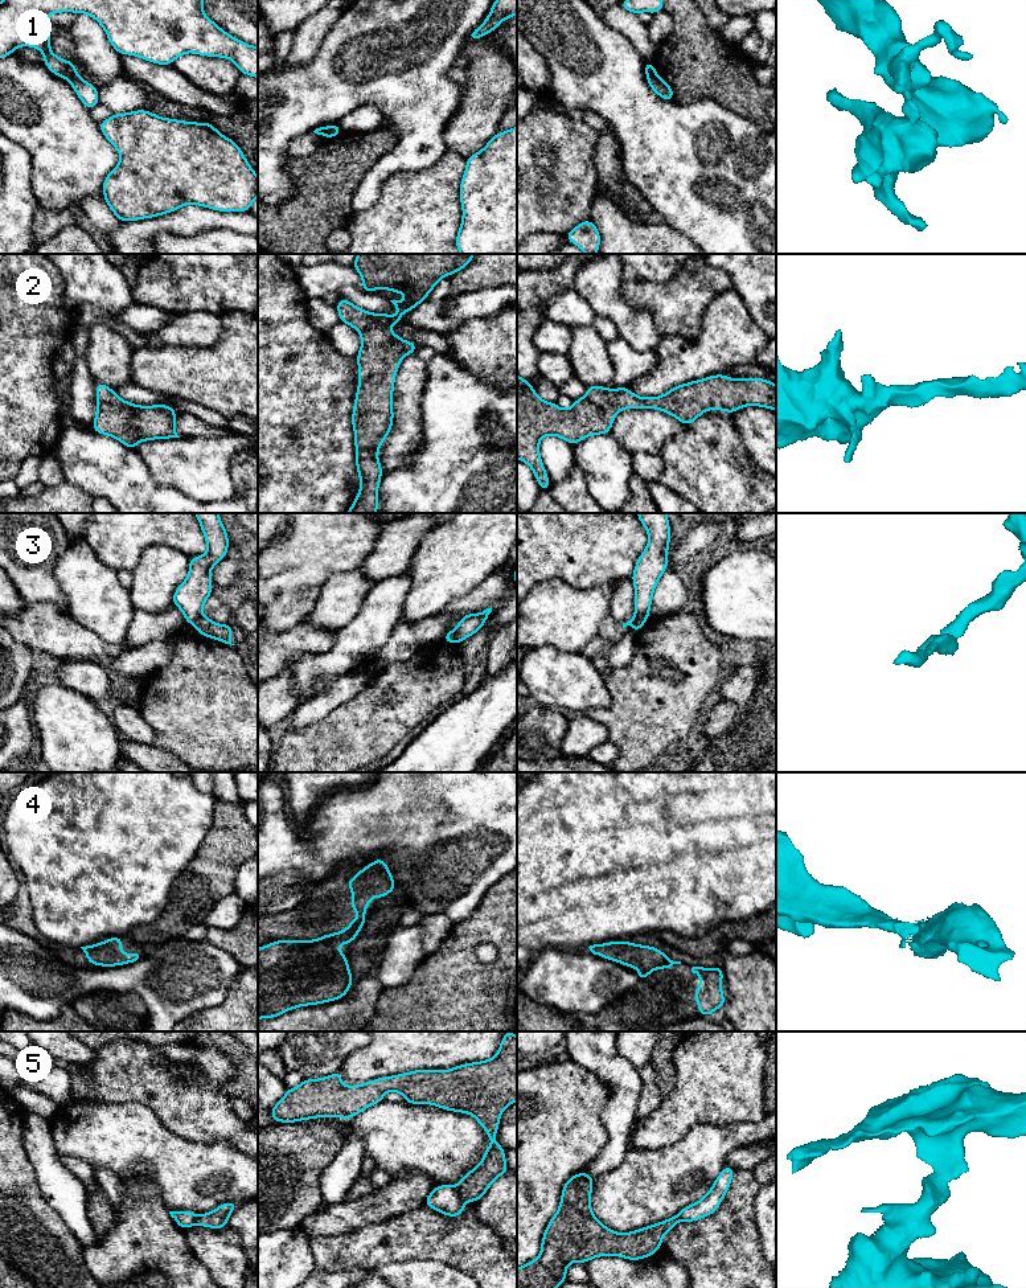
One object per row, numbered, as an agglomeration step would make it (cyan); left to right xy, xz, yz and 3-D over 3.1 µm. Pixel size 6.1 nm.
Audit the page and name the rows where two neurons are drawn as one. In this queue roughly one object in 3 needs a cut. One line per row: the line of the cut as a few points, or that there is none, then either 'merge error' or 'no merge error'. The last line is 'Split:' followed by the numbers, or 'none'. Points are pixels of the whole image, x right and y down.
1: cut in xy along (76, 72), (66, 78); merge error
2: no cut; no merge error
3: cut in xz along (454, 631), (459, 642); merge error
4: no cut; no merge error
5: cut in xz along (452, 1186), (464, 1200); merge error
Split: 1, 3, 5

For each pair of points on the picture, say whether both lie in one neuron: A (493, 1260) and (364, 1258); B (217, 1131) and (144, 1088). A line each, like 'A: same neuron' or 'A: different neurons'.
A: same neuron
B: same neuron

